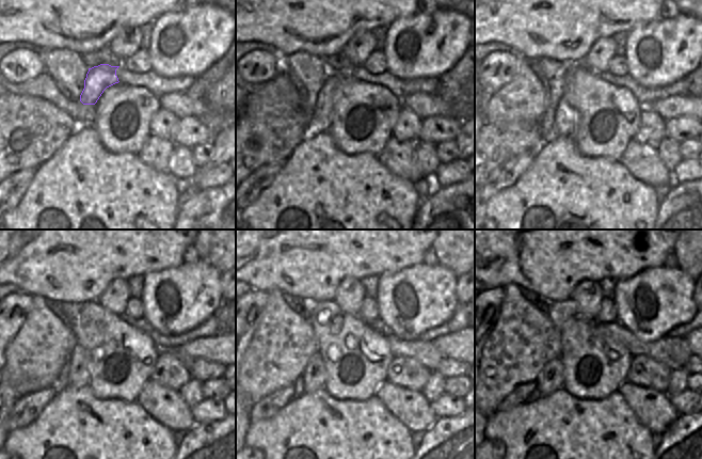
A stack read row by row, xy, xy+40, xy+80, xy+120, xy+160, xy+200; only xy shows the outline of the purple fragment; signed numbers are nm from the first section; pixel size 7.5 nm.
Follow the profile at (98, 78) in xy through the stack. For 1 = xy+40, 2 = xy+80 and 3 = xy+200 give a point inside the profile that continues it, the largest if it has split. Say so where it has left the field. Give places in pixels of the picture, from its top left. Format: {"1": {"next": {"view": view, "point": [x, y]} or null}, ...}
{"1": {"next": {"view": "xy+40", "point": [321, 121]}}, "2": {"next": {"view": "xy+80", "point": [564, 119]}}, "3": {"next": {"view": "xy+200", "point": [552, 377]}}}

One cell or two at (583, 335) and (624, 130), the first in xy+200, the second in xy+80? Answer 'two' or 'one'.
one

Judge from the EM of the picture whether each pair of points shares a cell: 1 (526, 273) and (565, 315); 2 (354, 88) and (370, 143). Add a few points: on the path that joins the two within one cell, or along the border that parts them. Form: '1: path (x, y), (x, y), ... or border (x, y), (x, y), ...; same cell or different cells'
1: border (570, 298), (552, 301); different cells
2: path (349, 106), (338, 119), (352, 140); same cell

